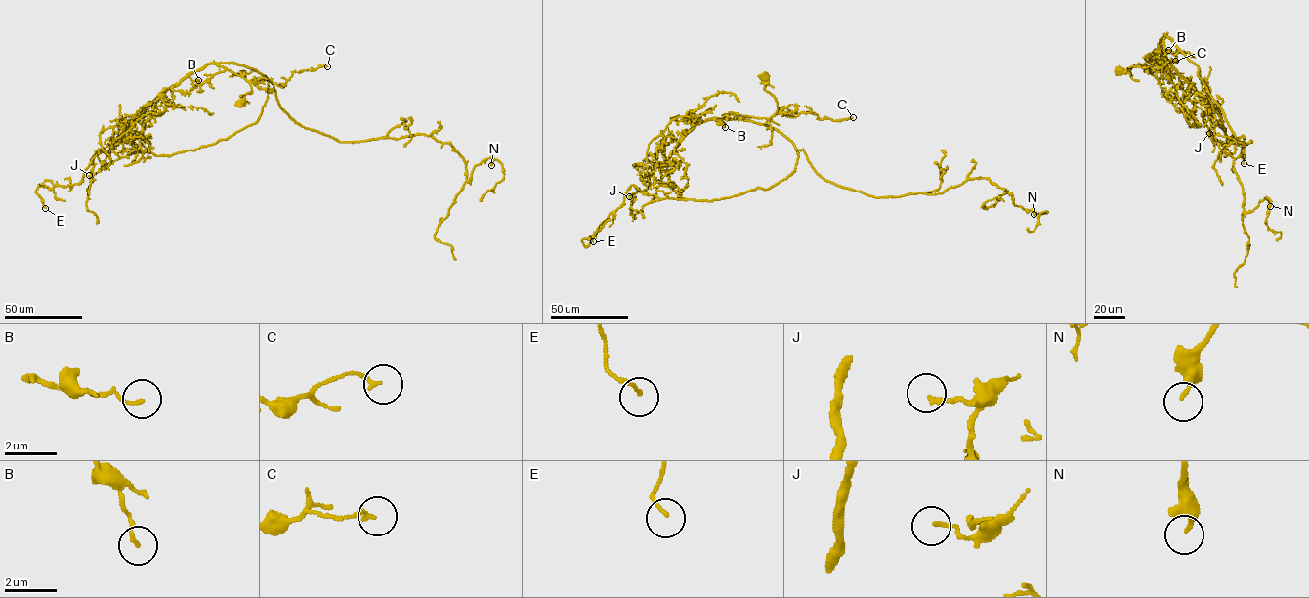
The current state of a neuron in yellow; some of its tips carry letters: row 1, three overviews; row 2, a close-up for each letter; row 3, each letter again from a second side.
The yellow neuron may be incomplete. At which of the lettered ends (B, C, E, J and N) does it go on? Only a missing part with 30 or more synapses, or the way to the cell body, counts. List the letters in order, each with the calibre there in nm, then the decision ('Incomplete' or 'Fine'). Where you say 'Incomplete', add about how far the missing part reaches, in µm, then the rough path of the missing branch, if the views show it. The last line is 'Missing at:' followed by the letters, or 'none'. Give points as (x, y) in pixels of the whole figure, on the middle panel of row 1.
B: Thickness 130 nm. Fine
C: Thickness 150 nm. Fine
E: Thickness 120 nm. Fine
J: Thickness 140 nm. Fine
N: Thickness 190 nm. Fine
Missing at: none

